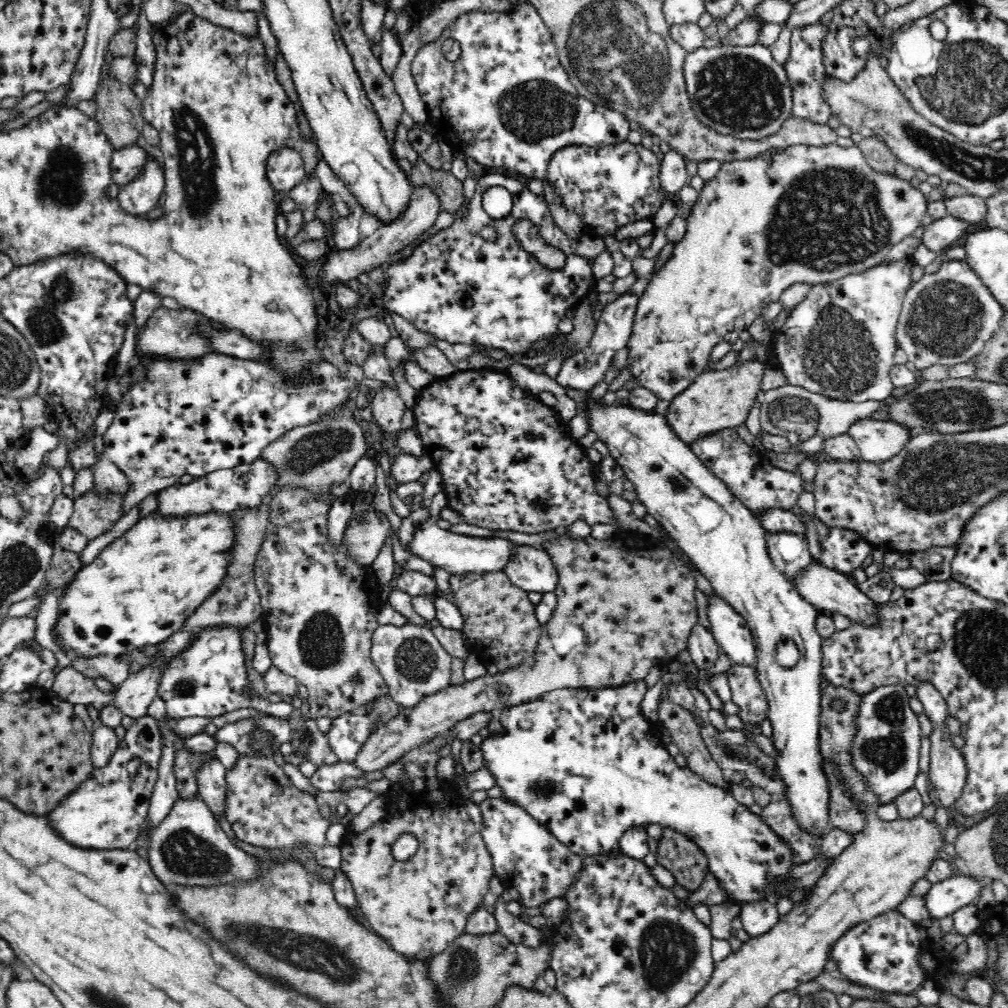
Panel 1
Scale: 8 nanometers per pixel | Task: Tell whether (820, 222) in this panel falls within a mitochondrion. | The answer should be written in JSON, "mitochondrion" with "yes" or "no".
{"mitochondrion":"yes"}

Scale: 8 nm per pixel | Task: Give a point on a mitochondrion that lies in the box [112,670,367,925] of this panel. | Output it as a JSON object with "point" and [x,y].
{"point":[186,853]}

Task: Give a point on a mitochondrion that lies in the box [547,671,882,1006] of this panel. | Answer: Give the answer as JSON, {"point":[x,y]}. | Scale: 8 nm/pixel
{"point":[669,950]}

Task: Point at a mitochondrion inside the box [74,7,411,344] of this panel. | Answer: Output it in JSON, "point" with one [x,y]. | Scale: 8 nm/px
{"point":[198,158]}

